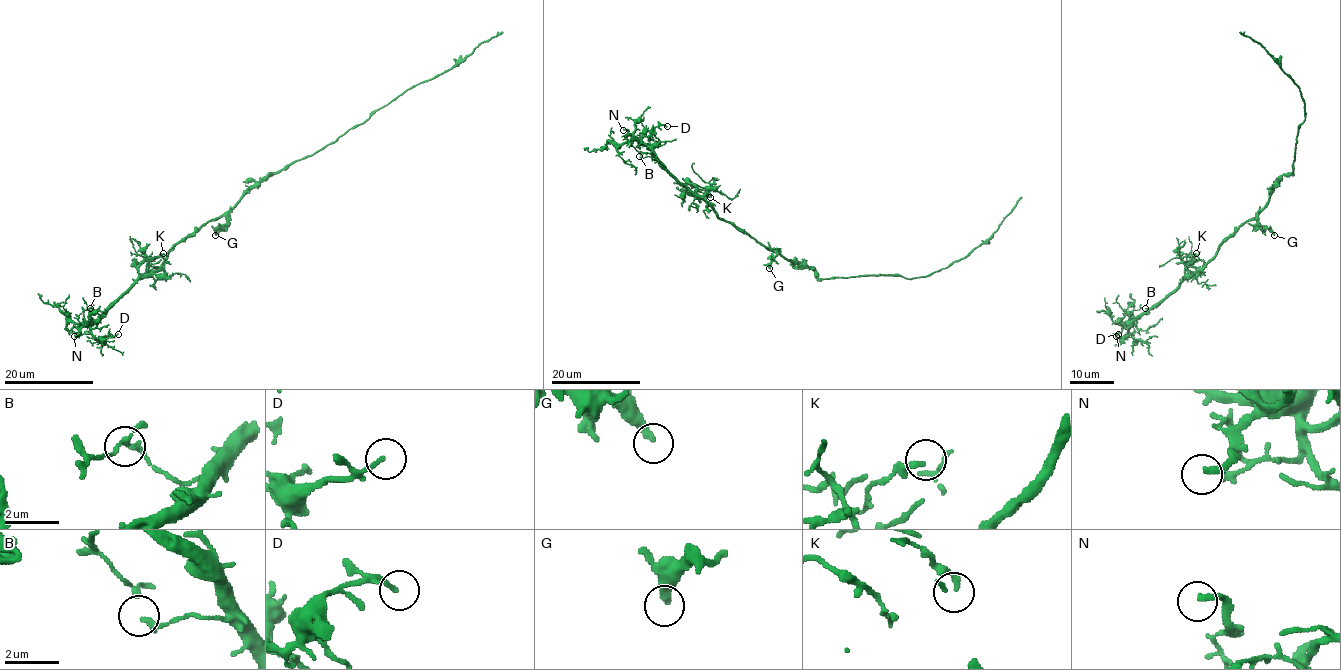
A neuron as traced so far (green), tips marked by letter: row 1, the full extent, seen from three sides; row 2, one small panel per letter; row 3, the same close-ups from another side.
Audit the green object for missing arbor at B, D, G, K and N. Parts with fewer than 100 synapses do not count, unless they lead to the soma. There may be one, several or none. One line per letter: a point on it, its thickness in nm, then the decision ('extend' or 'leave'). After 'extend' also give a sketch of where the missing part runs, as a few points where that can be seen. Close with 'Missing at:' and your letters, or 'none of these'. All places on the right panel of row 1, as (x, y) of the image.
B: (1145, 308) | 130 nm | leave
D: (1118, 334) | 140 nm | leave
G: (1274, 235) | 300 nm | leave
K: (1196, 253) | 200 nm | leave
N: (1116, 336) | 240 nm | extend | (1116, 336), (1117, 327), (1086, 297), (1098, 310), (1101, 324), (1096, 339), (1085, 323), (1098, 320), (1092, 323)
Missing at: N

